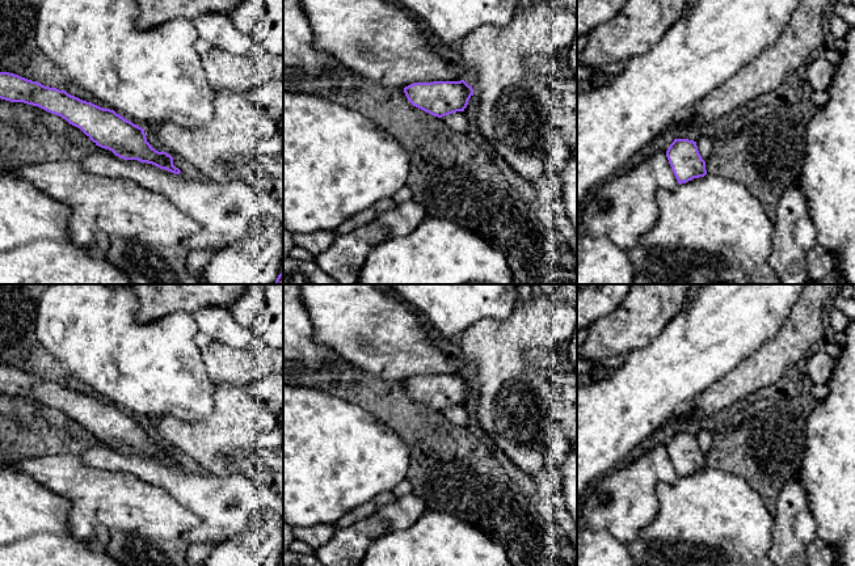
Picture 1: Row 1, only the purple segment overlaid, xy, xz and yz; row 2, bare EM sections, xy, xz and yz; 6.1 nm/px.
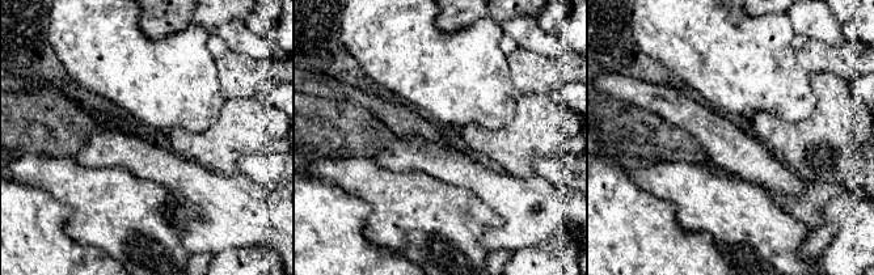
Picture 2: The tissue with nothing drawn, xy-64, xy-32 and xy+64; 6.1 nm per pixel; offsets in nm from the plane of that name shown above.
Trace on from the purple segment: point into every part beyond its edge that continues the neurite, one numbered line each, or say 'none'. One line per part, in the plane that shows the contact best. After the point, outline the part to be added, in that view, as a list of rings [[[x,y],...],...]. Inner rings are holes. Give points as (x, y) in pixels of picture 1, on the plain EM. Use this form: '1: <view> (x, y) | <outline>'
none

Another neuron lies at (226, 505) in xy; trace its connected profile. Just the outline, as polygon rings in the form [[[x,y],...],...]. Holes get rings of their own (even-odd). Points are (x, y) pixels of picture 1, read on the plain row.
[[[98,439],[79,457],[89,466],[129,473],[165,489],[201,520],[185,533],[190,545],[219,544],[236,537],[261,511],[277,512],[283,518],[283,498],[241,473],[224,477],[206,472],[194,473],[152,457],[123,453]]]

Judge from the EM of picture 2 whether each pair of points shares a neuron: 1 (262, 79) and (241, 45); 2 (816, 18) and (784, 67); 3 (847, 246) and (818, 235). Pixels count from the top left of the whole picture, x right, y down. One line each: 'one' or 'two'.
1: two
2: two
3: two

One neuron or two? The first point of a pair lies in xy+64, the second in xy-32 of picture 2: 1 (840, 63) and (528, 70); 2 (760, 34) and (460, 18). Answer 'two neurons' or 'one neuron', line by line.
1: one neuron
2: two neurons

